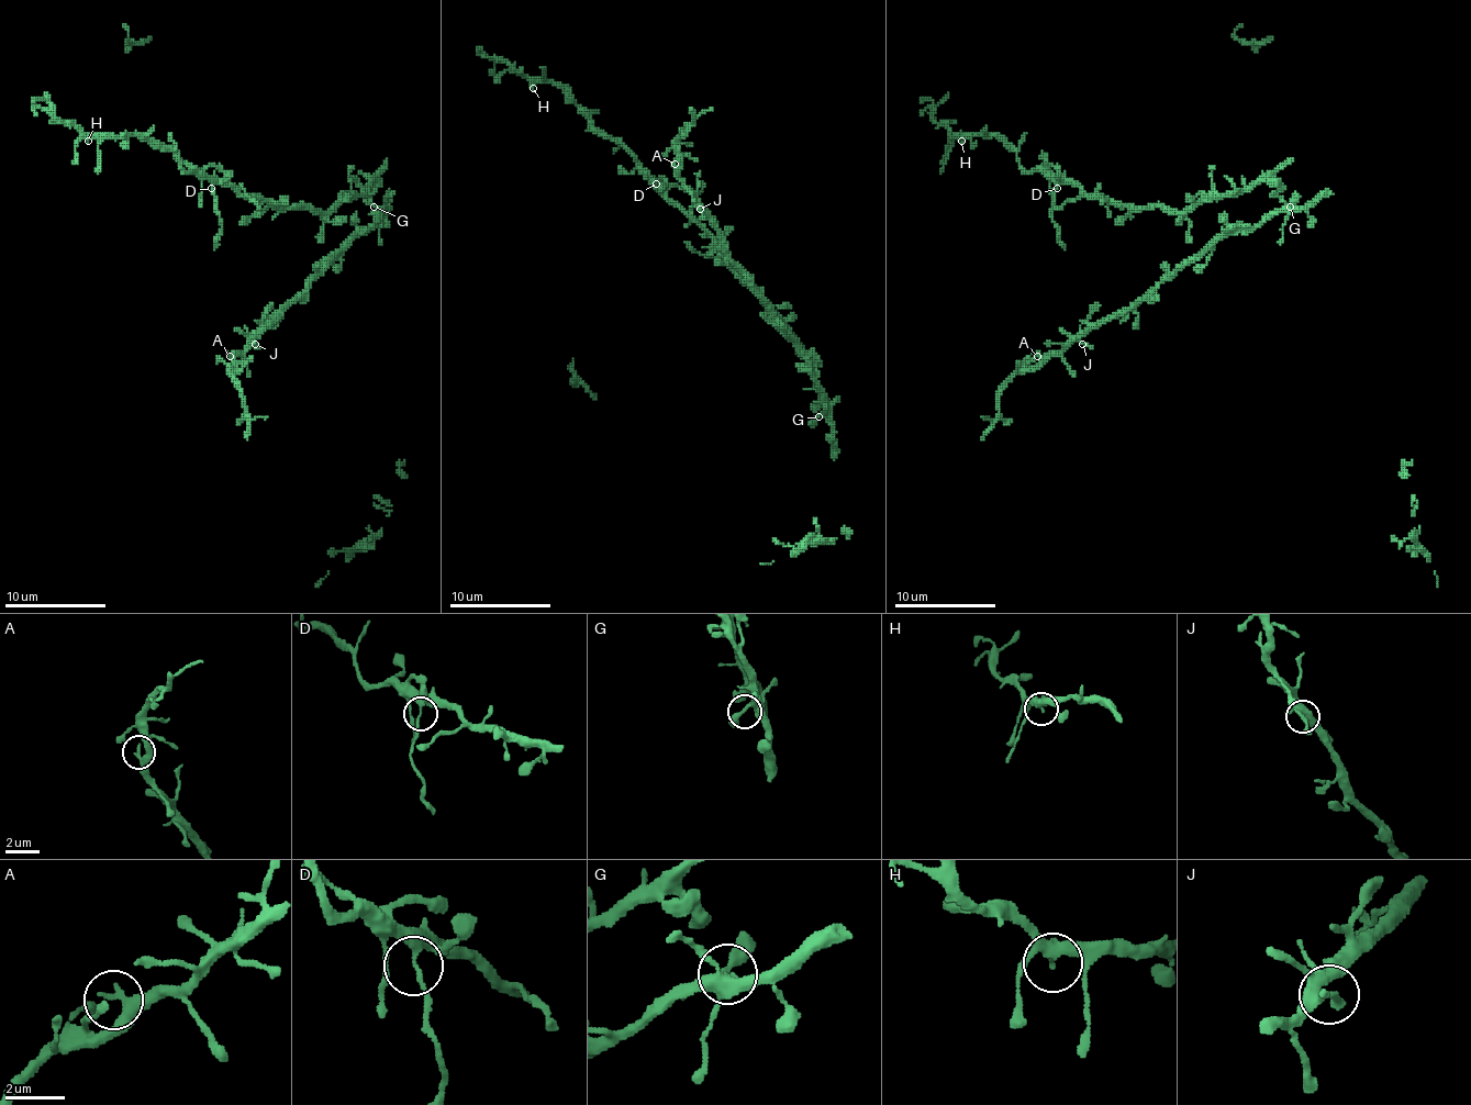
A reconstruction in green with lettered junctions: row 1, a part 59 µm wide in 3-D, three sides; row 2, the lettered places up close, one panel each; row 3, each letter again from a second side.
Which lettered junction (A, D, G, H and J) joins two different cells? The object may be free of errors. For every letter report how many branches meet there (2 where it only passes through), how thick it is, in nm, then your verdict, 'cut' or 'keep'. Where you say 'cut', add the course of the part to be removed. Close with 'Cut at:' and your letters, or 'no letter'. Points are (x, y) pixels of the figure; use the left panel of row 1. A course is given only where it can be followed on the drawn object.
A: 2 branches meet; 260 nm thick; keep
D: 2 branches meet; 240 nm thick; cut; foreign part runs (212, 189), (222, 226), (214, 249)
G: 2 branches meet; 300 nm thick; keep
H: 2 branches meet; 200 nm thick; keep
J: 2 branches meet; 180 nm thick; keep
Cut at: D

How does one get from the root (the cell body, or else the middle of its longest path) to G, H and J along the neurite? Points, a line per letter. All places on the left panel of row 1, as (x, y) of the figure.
G: (358, 193), (374, 181), (379, 183), (387, 193), (387, 201), (381, 207), (374, 207)
H: (358, 193), (348, 193), (325, 212), (272, 207), (187, 171), (148, 135), (90, 135), (88, 141)
J: (358, 193), (374, 181), (381, 187), (387, 201), (379, 209), (379, 216), (253, 341), (255, 344)

